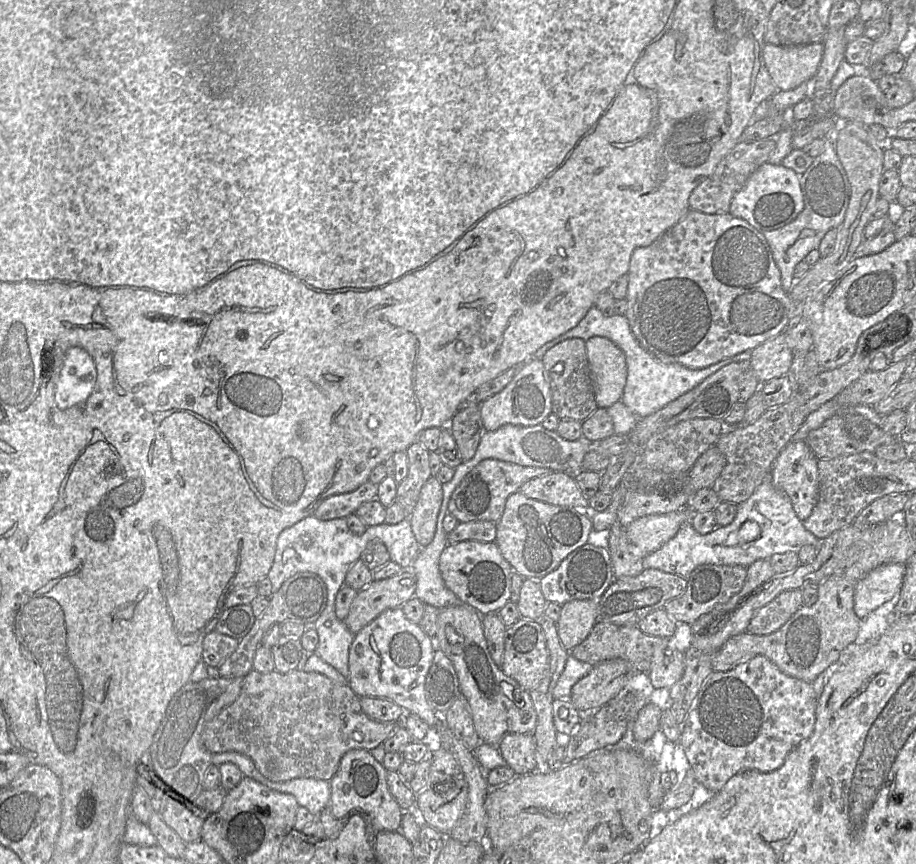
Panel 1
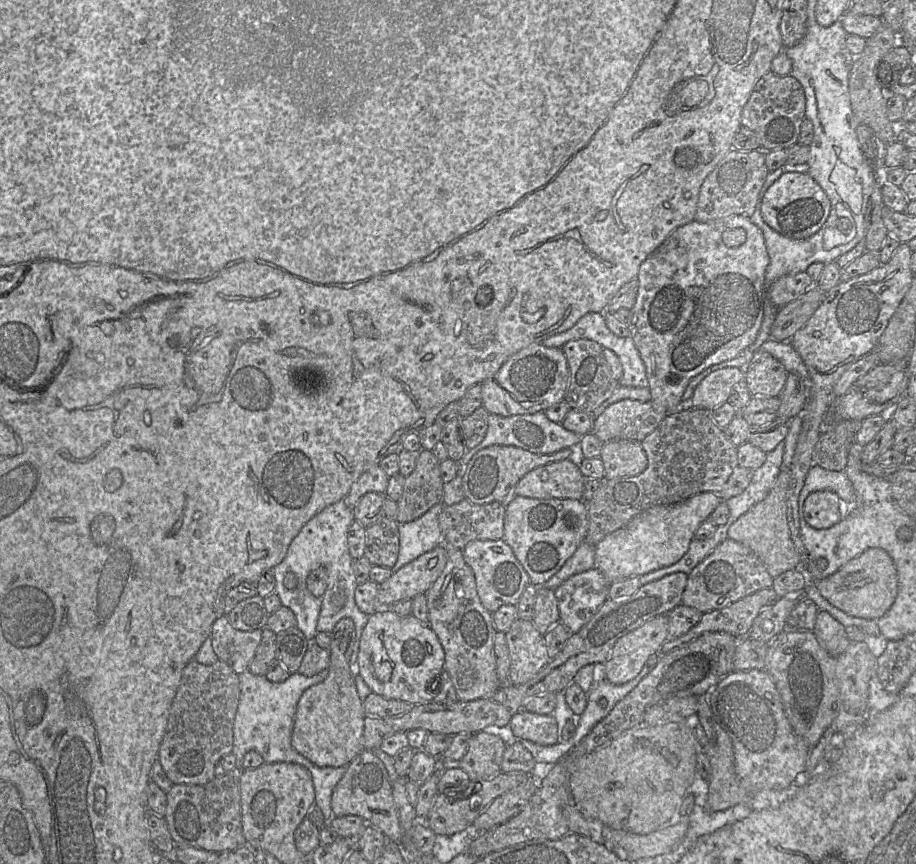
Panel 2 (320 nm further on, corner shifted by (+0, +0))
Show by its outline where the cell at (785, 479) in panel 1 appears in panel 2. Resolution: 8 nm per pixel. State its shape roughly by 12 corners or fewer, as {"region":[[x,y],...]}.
{"region":[[830,490],[815,491],[804,502],[805,521],[827,529],[850,505]]}

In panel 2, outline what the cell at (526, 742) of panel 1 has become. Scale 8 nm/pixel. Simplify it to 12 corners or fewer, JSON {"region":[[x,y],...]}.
{"region":[[520,710],[509,726],[519,740],[549,746],[559,727],[550,715]]}

